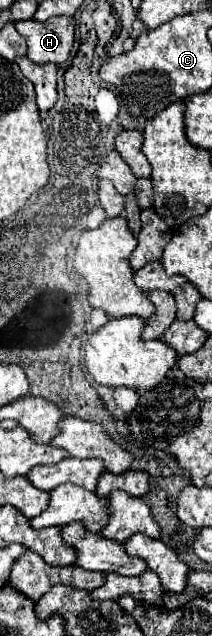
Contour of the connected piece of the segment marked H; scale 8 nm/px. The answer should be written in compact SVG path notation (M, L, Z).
M54 16L48 22L22 20L16 30L28 42L28 58L36 64L62 64L74 46L74 18Z

